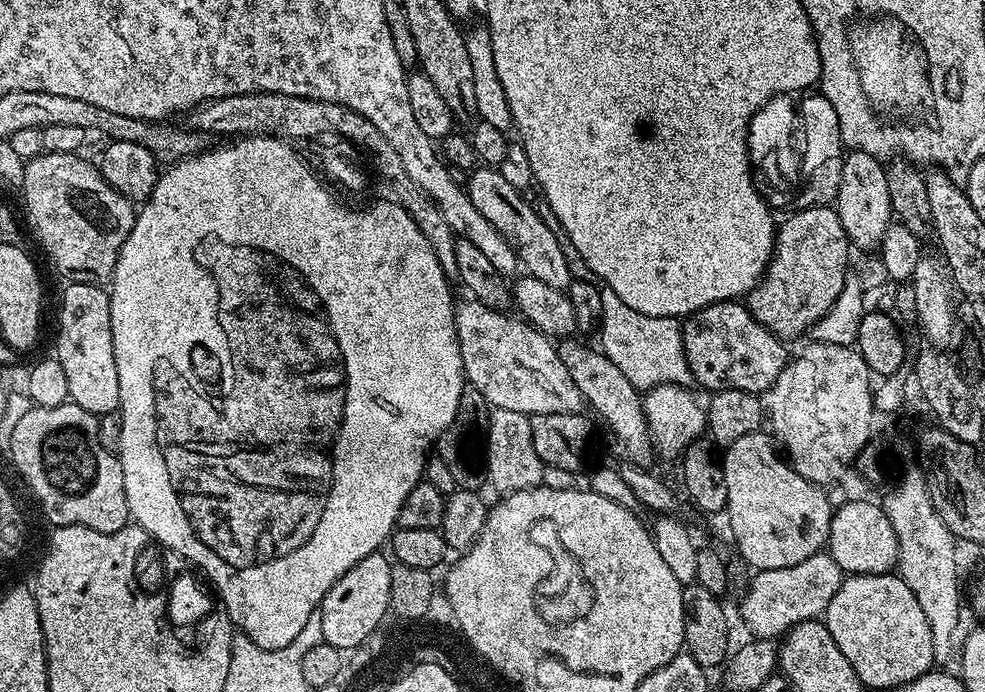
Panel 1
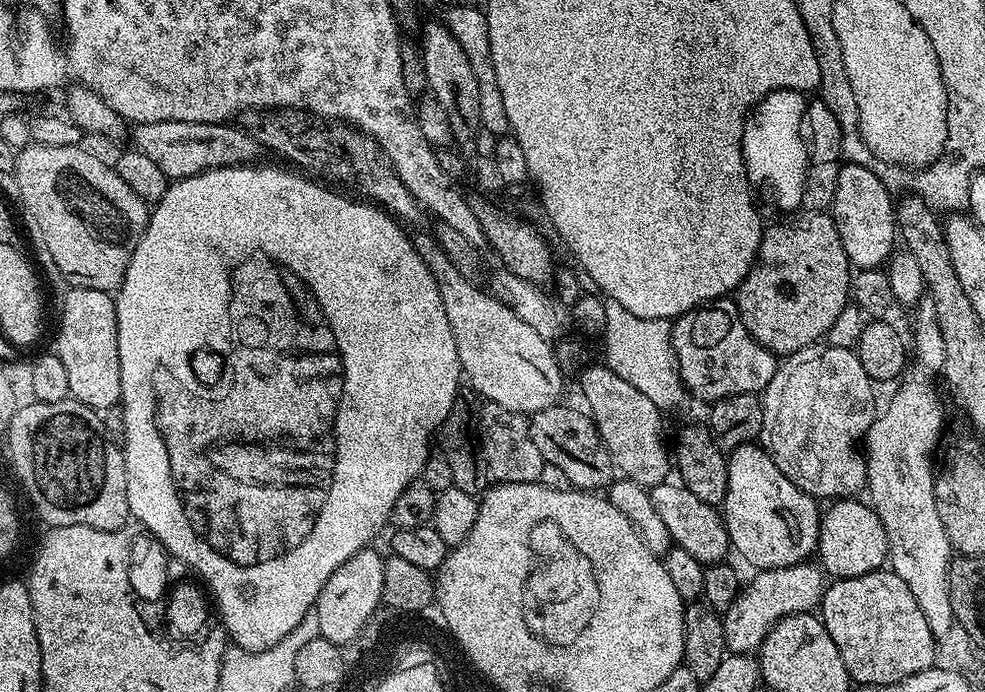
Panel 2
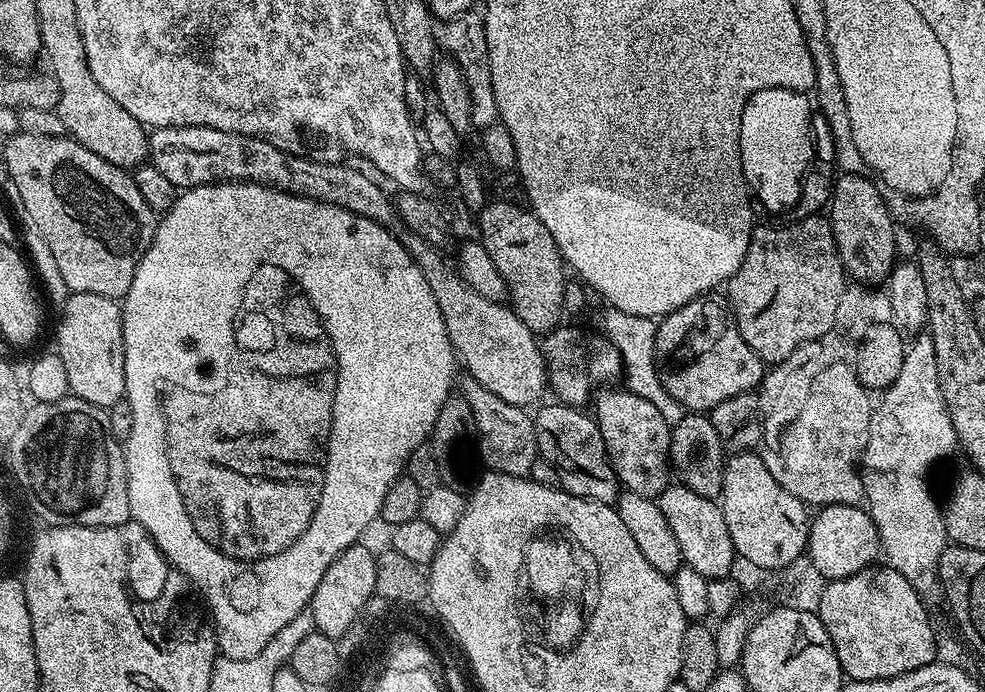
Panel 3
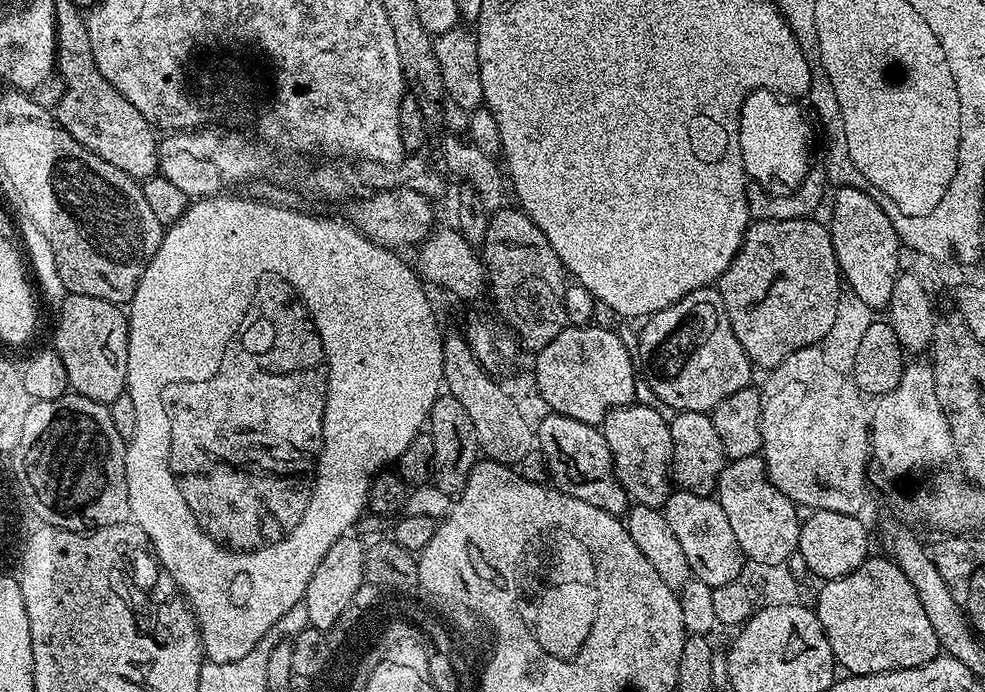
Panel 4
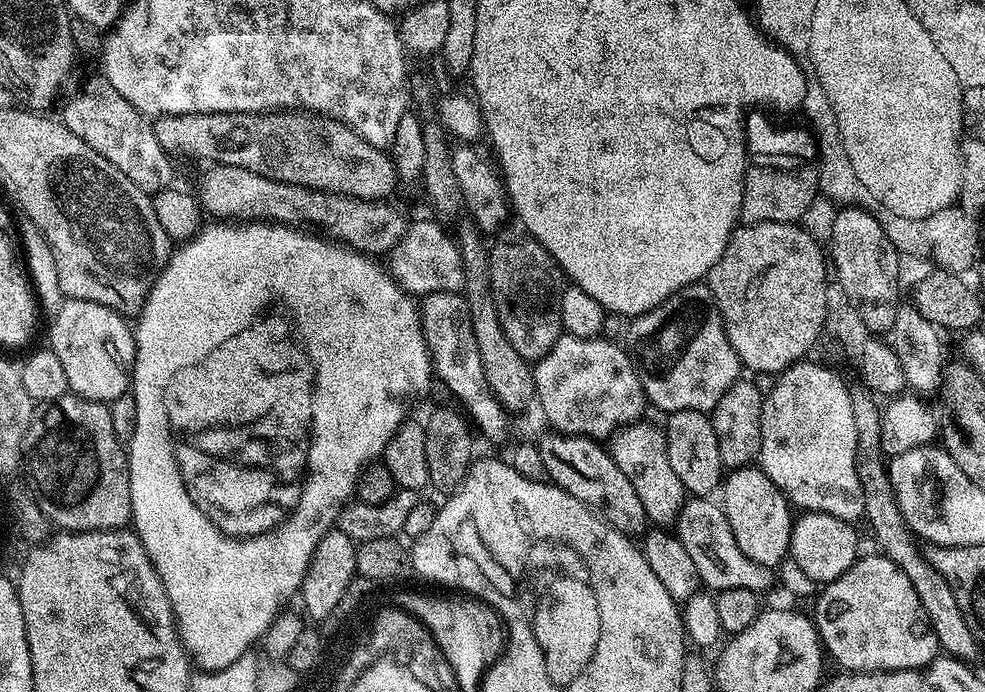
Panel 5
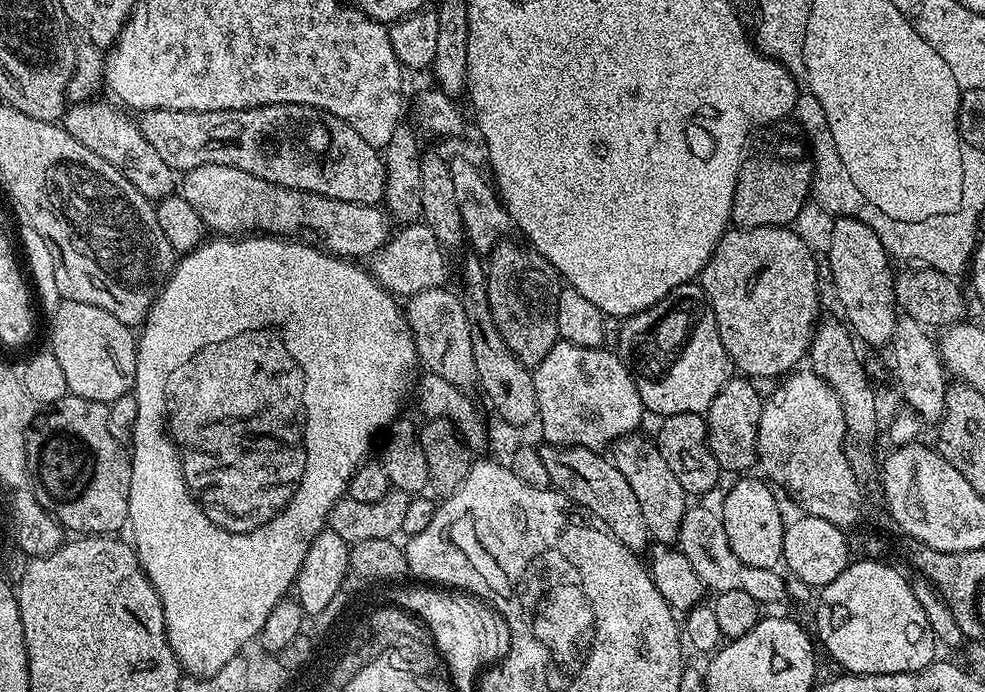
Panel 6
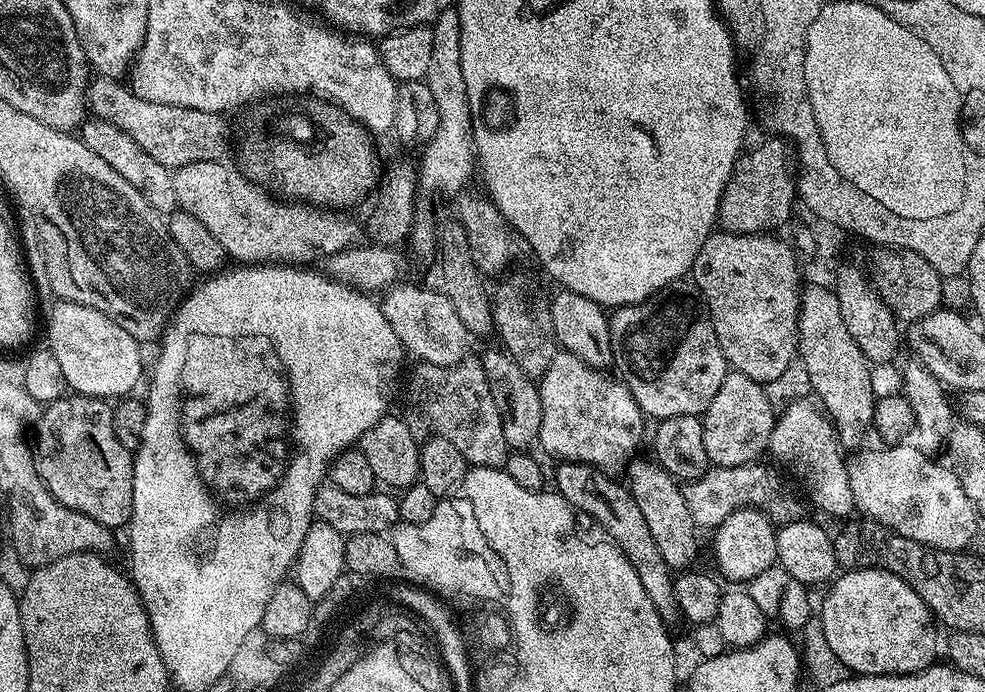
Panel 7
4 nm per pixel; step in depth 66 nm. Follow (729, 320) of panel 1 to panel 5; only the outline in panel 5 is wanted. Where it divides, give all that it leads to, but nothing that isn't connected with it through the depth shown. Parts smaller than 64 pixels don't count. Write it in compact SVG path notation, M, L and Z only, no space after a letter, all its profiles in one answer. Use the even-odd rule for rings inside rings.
M697 282L689 286L689 288L683 288L680 292L675 292L670 298L666 298L662 301L658 307L645 310L644 313L635 317L629 324L632 325L628 328L626 351L628 355L632 357L632 365L636 367L636 373L642 382L644 399L651 407L653 404L654 407L661 408L664 414L671 414L678 410L698 410L699 412L711 413L712 409L718 406L722 394L726 394L726 390L730 390L730 386L741 379L742 365L740 359L738 358L738 354L734 354L734 346L730 346L730 338L726 338L726 330L720 317L720 311L716 305L716 300L712 297L712 292L708 289L707 283Z

